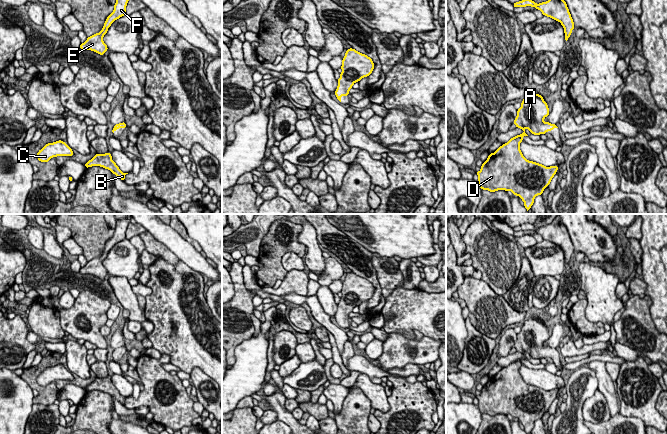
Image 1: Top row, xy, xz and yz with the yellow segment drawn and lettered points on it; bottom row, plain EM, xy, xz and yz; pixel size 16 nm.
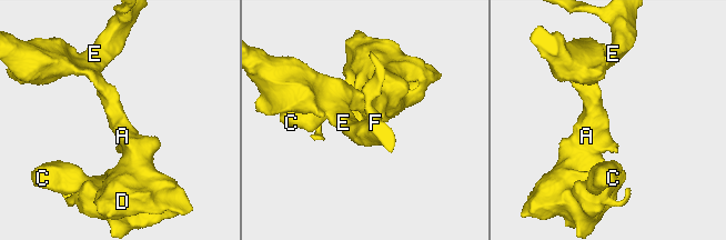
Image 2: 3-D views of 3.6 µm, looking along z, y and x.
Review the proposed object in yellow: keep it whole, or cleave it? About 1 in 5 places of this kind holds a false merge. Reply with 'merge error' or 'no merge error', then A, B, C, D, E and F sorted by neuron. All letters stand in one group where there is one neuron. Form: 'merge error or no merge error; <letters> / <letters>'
no merge error; A B C D E F

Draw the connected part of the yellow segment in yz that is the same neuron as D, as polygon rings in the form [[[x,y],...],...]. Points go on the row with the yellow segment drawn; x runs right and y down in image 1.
[[[531,92],[524,97],[513,122],[524,132],[490,153],[483,162],[481,170],[476,172],[479,177],[477,182],[482,190],[510,190],[522,199],[527,211],[531,208],[534,198],[542,195],[550,184],[558,165],[546,167],[529,161],[523,156],[519,146],[523,137],[528,136],[526,128],[534,135],[545,134],[558,128],[556,124],[544,121],[549,113],[548,105],[541,95]]]

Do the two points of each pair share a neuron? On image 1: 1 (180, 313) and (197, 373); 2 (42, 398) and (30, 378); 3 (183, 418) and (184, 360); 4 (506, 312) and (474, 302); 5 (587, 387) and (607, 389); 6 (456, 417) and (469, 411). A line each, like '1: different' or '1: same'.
1: different
2: same
3: different
4: same
5: different
6: same

